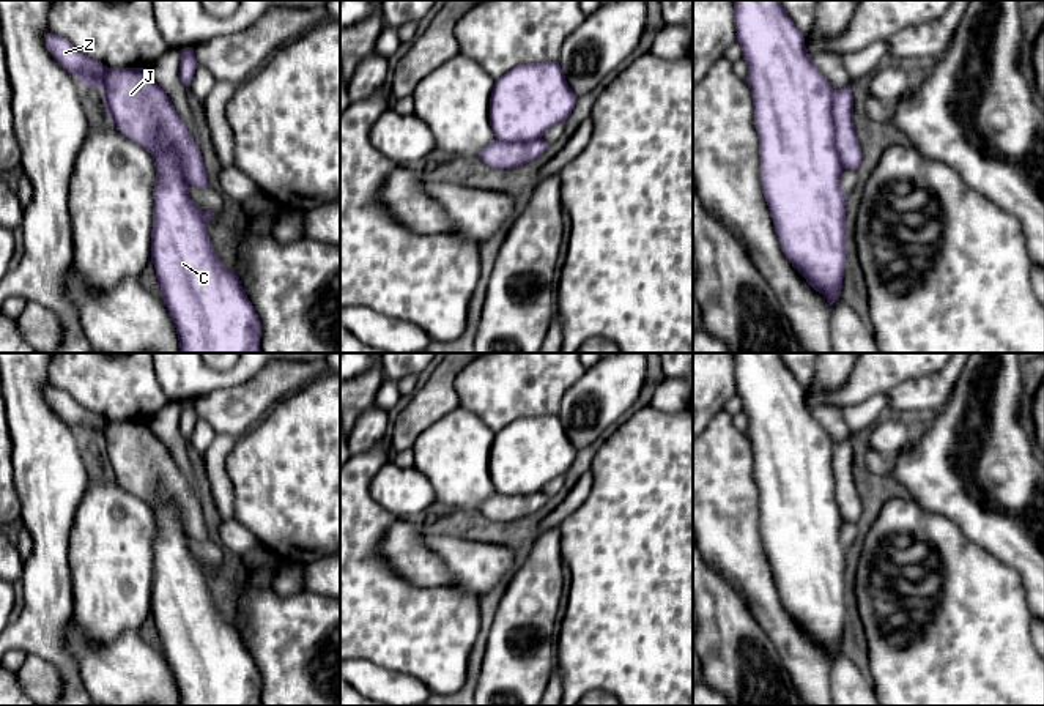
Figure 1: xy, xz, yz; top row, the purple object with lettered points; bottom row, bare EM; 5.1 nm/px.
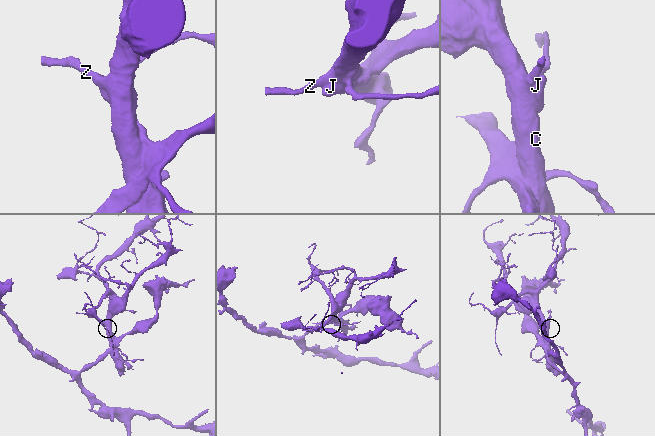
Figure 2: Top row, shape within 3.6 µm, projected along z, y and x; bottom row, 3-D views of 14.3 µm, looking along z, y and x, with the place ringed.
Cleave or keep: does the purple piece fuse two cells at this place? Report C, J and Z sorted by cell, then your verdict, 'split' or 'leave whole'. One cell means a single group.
groups C Z / J; split

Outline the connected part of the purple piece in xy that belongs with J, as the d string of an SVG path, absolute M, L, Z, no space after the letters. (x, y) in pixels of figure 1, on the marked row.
M109 68L102 95L107 117L128 139L150 154L175 151L187 183L198 189L209 188L198 145L146 68Z

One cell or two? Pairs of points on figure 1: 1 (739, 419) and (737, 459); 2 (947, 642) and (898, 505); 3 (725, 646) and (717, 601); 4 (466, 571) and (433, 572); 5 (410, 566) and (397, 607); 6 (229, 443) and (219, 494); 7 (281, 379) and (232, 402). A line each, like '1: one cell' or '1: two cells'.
1: two cells
2: one cell
3: one cell
4: two cells
5: two cells
6: one cell
7: one cell

